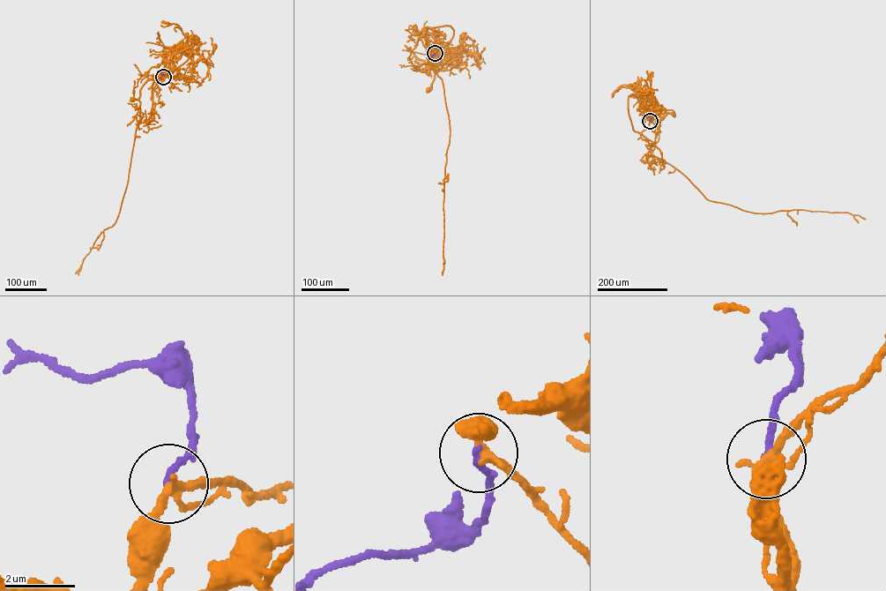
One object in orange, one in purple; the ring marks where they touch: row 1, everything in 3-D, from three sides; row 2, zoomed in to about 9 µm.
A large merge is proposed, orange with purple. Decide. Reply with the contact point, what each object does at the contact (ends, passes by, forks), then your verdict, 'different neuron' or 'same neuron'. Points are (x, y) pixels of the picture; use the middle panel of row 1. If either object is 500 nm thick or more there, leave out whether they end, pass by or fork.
place (435, 53); orange forks; purple ends; different neuron

